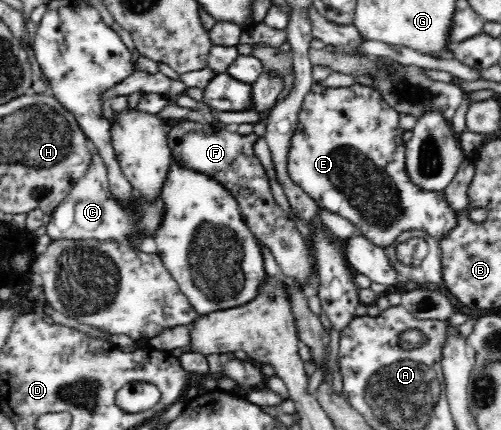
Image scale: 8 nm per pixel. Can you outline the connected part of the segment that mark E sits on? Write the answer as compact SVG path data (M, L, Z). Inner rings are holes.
M313 83L310 89L308 89L308 93L306 93L302 99L300 111L297 115L296 127L294 127L292 137L290 137L290 143L288 143L288 149L286 149L286 155L284 155L284 169L287 172L288 178L296 187L310 196L320 209L338 214L340 217L350 221L350 223L360 231L360 237L362 239L382 250L386 249L386 247L392 247L394 243L399 243L400 237L404 235L403 233L410 230L424 231L428 237L434 237L434 239L439 239L440 241L442 241L442 239L448 239L448 237L452 235L452 231L458 229L460 213L463 212L456 210L456 208L452 207L452 204L448 202L446 189L433 191L424 190L424 188L416 186L416 183L410 178L406 167L405 142L402 140L403 130L398 128L400 115L401 114L382 97L377 87L370 87L362 84L353 84L349 87L326 87L322 86L320 83Z

